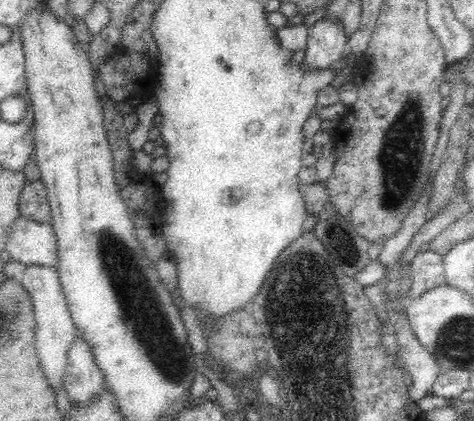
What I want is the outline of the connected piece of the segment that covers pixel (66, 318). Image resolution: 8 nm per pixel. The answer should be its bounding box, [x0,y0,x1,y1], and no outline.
[21,265,75,391]

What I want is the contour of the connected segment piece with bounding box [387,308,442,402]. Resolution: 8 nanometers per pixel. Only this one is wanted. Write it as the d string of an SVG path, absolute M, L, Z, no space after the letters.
M387 308L387 312L387 320L396 329L402 366L406 373L412 376L413 383L408 388L410 399L418 402L430 394L431 388L442 371L441 366L414 335L407 314L393 312L391 308Z

